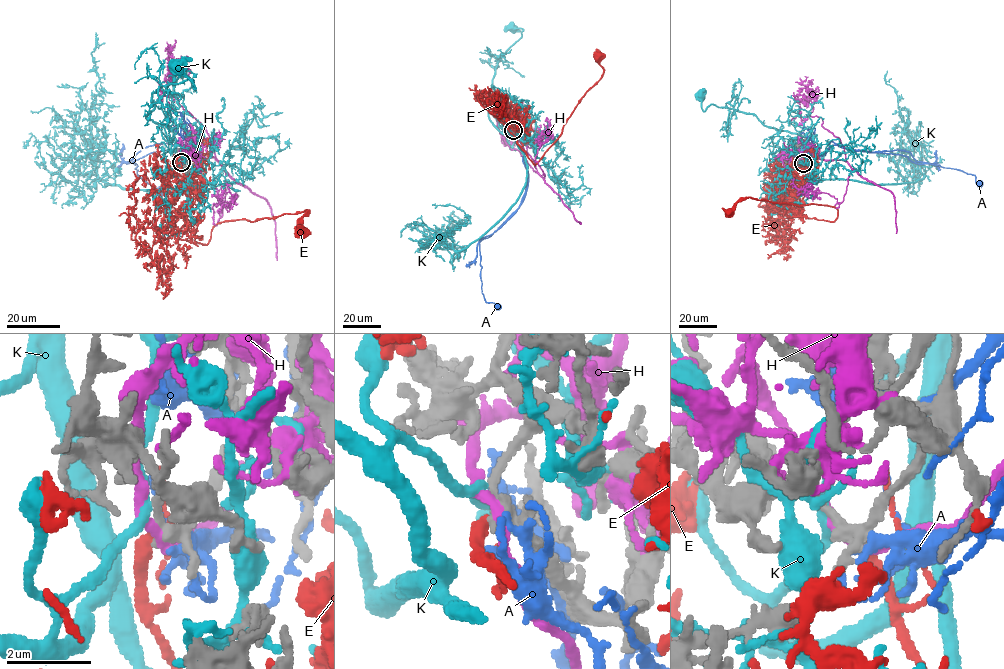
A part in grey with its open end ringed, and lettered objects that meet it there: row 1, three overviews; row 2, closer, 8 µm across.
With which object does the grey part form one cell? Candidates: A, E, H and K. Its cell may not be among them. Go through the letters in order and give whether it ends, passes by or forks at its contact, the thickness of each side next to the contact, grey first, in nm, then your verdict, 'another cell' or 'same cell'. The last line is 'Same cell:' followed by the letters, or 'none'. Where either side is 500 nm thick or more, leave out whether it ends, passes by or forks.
A: it passes by; calibres 320 and 240 nm; another cell
E: it ends; calibres 240 and 320 nm; same cell
H: it passes by; calibres 240 and 240 nm; another cell
K: it passes by; calibres 200 and 220 nm; another cell
Same cell: E

